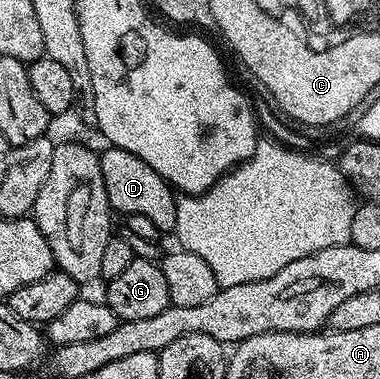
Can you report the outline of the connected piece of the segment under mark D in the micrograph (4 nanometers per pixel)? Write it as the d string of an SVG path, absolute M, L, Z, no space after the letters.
M105 147L105 150L100 150L99 156L103 171L103 187L107 191L110 210L117 215L147 215L147 219L155 223L158 234L172 234L177 197L171 186L154 169L147 167L147 163L139 159L139 155L131 155L131 151Z

